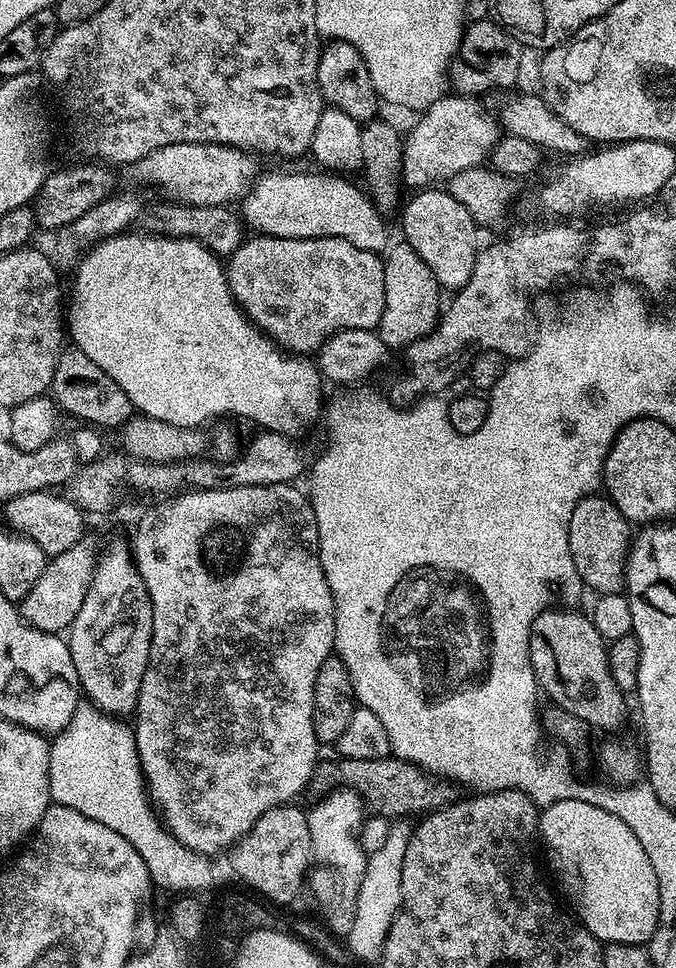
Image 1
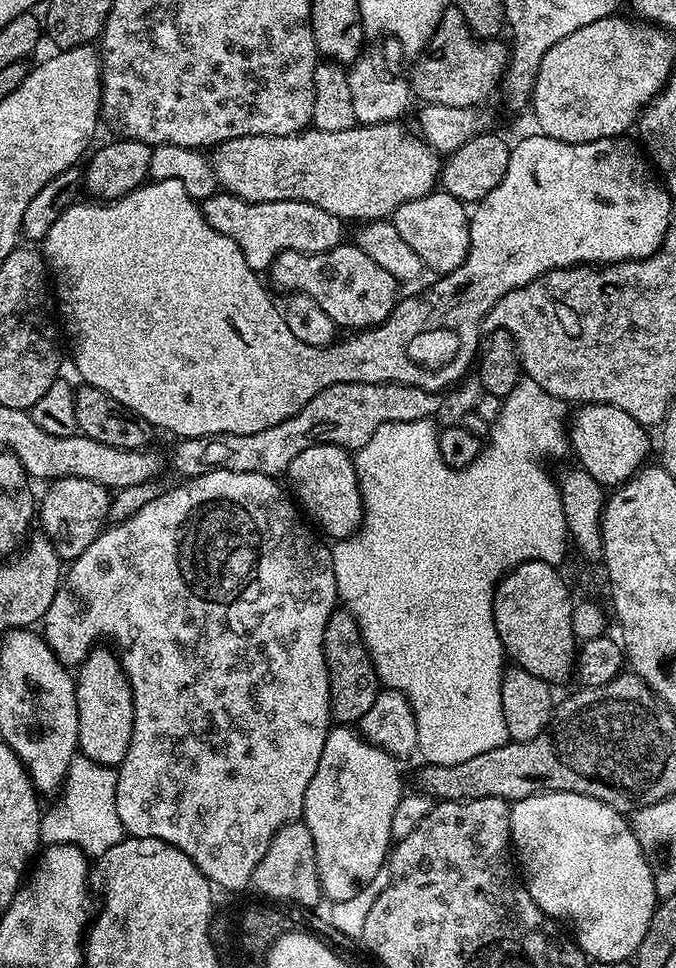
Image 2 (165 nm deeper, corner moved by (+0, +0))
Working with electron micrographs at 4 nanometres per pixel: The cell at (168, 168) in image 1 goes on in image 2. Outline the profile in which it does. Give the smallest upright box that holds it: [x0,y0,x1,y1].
[210,122,441,222]

